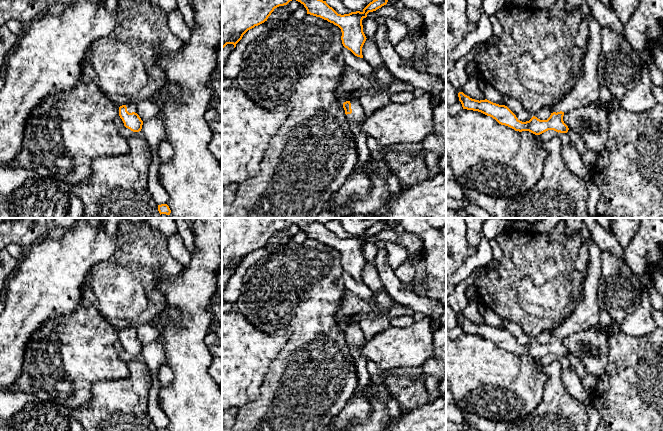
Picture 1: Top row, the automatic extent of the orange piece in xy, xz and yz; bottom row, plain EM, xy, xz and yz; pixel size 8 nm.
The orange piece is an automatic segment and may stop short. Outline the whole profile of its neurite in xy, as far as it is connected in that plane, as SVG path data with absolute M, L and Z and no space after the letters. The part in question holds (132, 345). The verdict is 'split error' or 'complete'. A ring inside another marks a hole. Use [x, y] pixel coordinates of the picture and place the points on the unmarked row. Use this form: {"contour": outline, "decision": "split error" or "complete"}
{"contour": "M130 326L119 331L119 340L124 350L133 356L139 356L142 353L143 345L137 338L137 327Z", "decision": "split error"}

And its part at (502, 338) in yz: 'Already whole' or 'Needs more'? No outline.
Needs more

